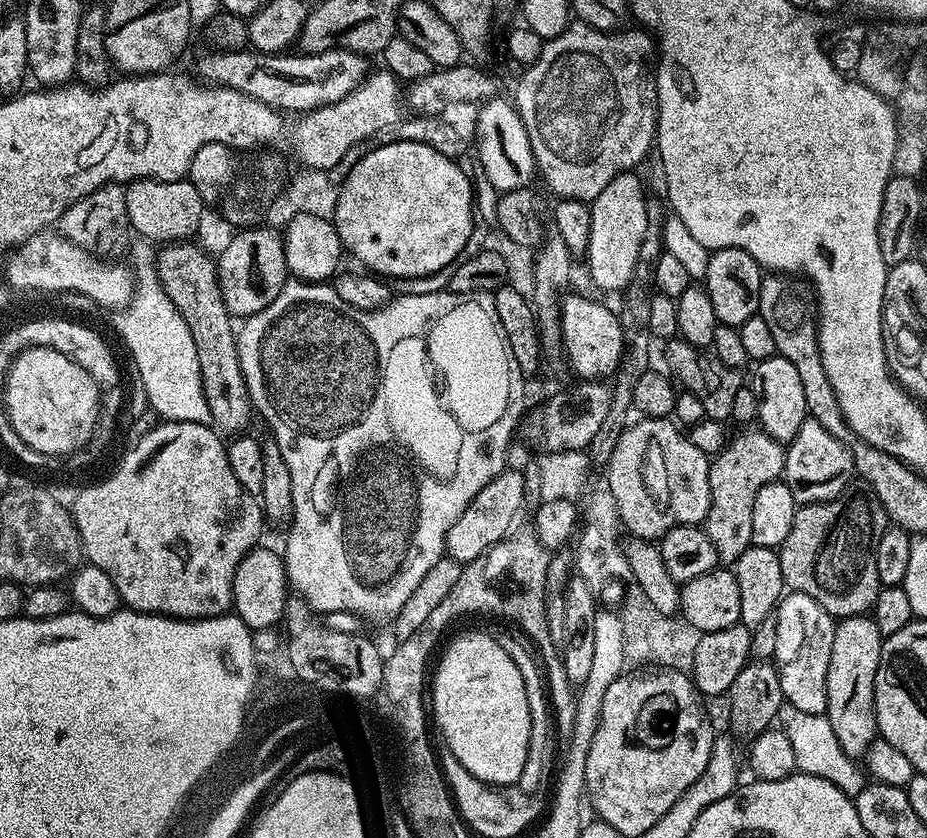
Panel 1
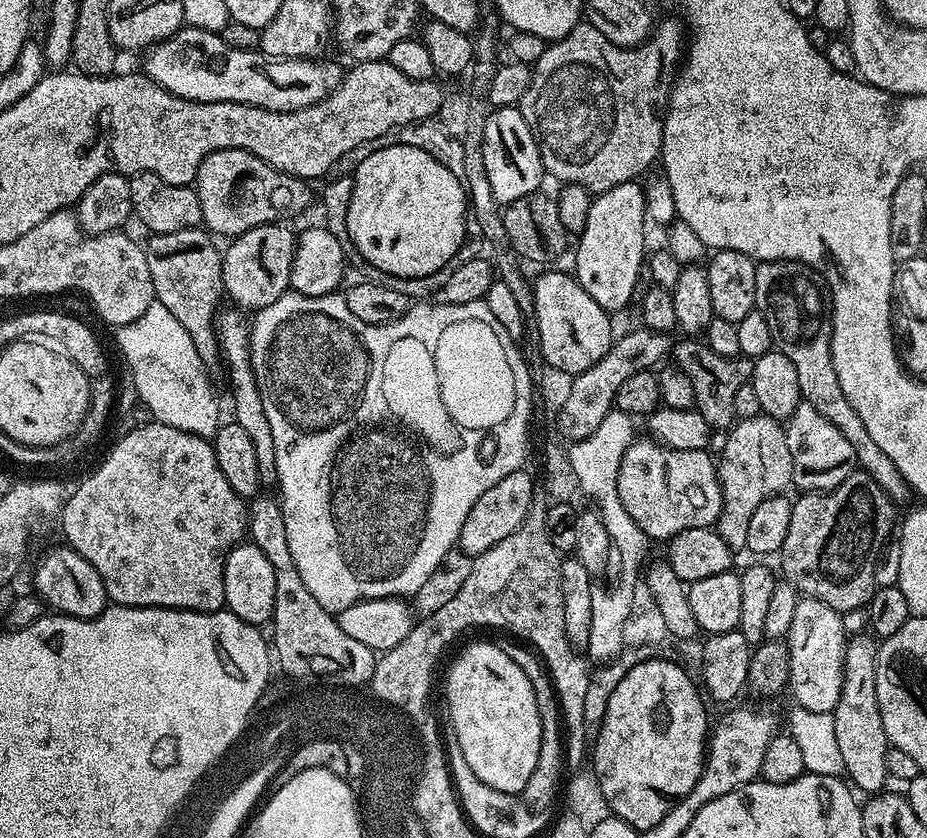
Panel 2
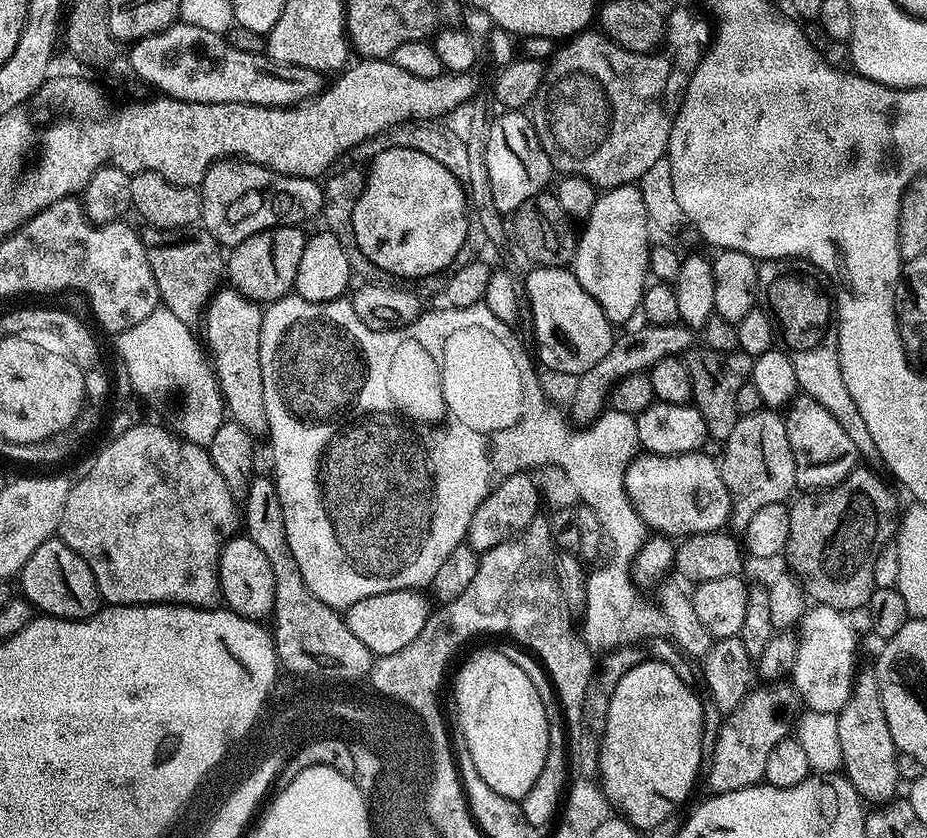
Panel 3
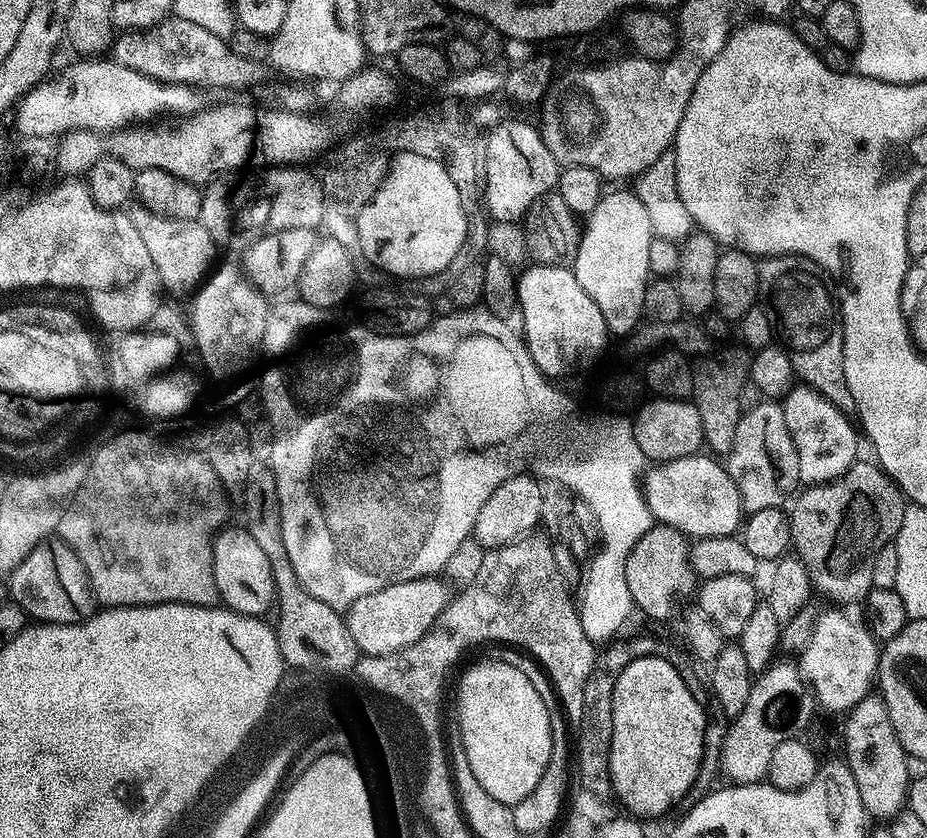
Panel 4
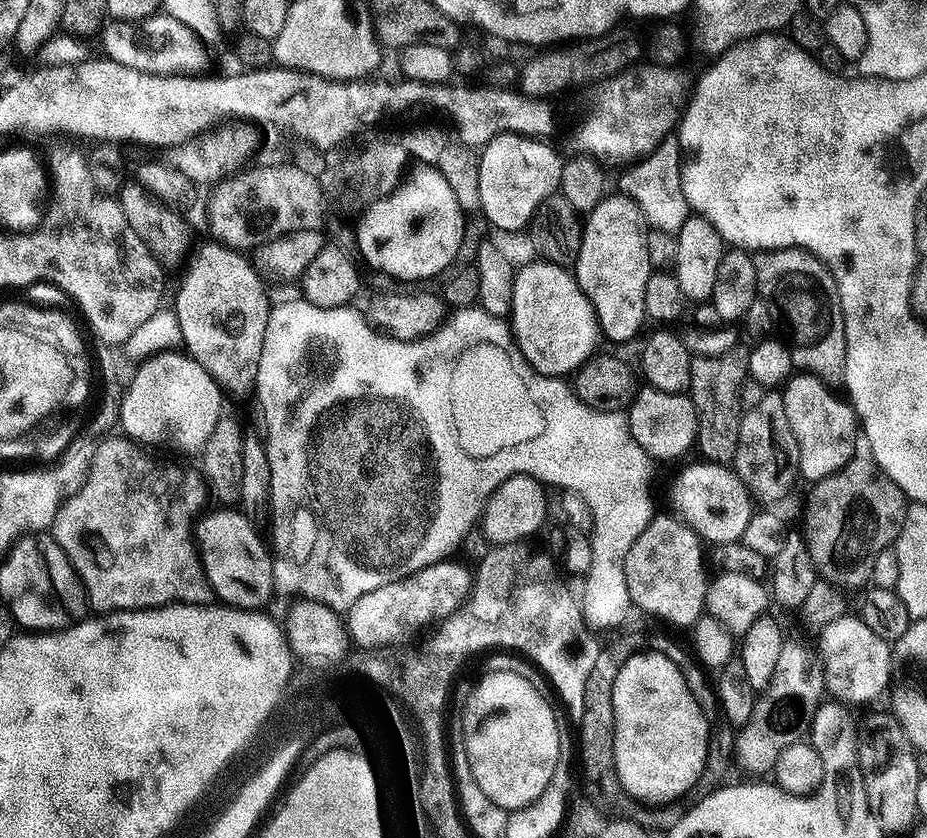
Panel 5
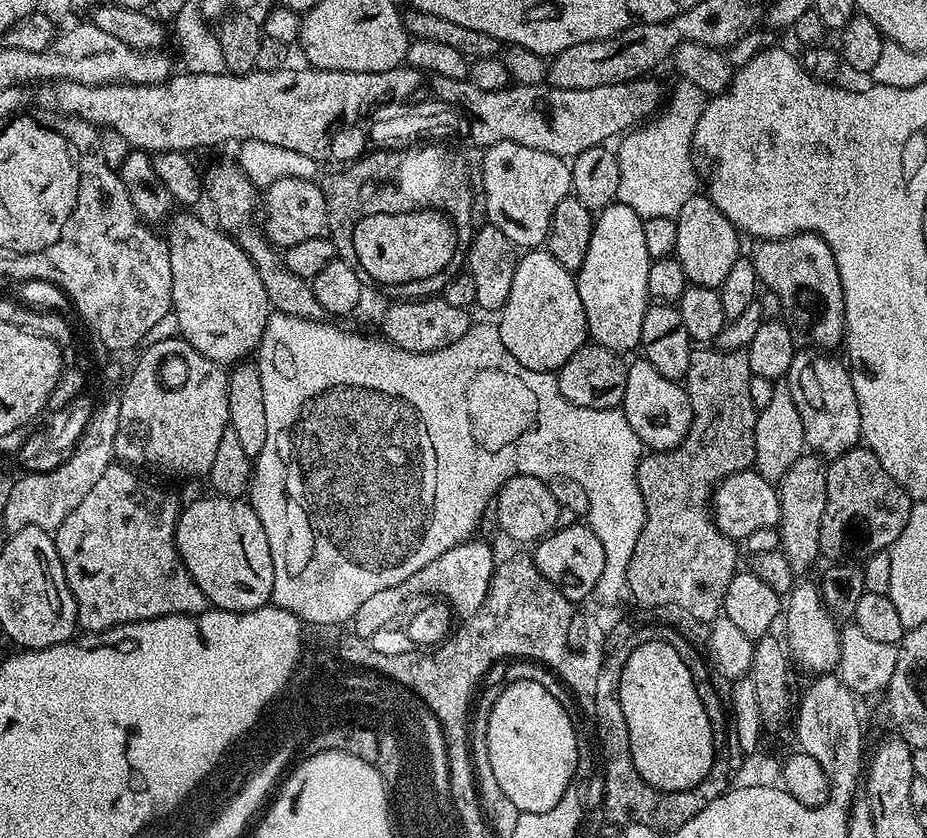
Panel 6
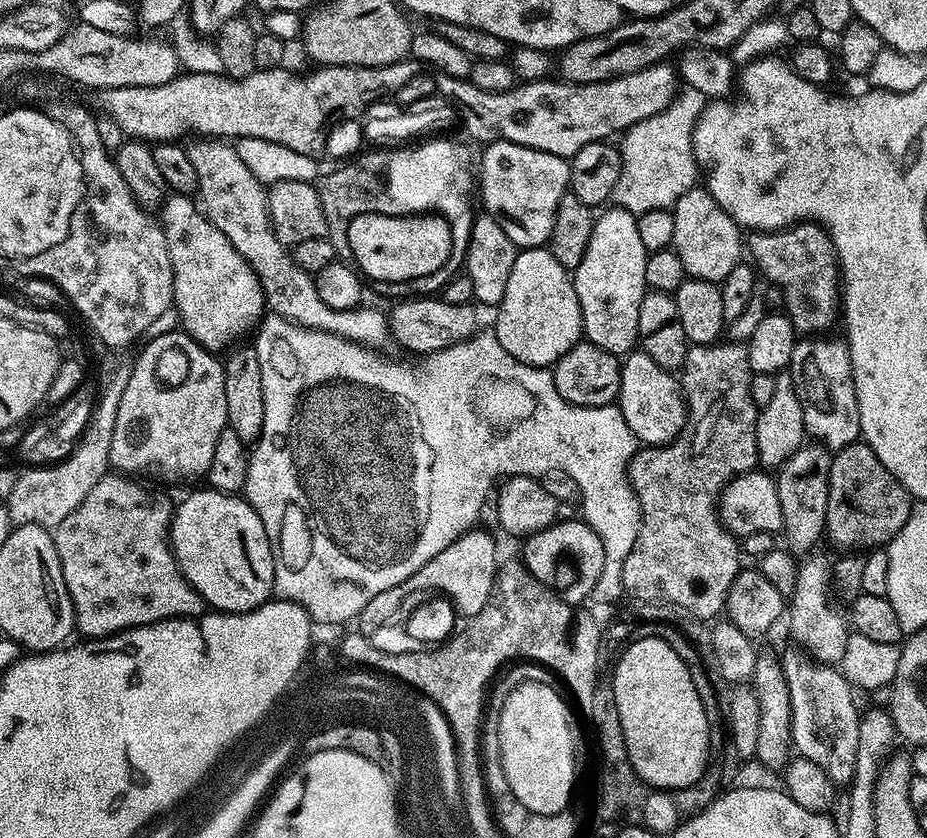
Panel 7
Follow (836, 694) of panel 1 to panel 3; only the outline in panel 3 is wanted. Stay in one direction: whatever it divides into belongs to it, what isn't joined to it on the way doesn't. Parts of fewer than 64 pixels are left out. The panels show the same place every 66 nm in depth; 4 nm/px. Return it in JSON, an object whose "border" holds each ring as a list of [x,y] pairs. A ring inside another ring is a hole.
{"border":[[[875,675],[862,676],[855,681],[852,696],[836,717],[844,763],[842,772],[860,795],[861,801],[869,805],[872,803],[872,806],[884,806],[897,795],[896,787],[902,784],[900,761],[894,739],[891,738],[887,726]]]}

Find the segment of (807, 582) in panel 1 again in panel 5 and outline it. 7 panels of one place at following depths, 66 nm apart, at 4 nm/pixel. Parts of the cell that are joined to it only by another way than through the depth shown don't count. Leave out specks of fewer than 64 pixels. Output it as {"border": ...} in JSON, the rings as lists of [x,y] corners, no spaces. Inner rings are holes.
{"border":[[[868,454],[853,456],[842,470],[815,481],[811,488],[804,535],[817,573],[845,590],[867,585],[874,558],[895,545],[906,522],[908,497]]]}

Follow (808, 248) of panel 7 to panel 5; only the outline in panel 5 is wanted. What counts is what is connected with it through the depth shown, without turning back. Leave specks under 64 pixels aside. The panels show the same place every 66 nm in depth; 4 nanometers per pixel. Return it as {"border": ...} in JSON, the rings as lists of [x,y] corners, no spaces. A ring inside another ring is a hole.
{"border":[[[797,247],[756,250],[752,252],[752,261],[754,274],[758,274],[759,295],[771,303],[783,323],[788,323],[787,339],[795,345],[793,369],[813,372],[829,382],[843,381],[846,330],[840,291],[831,270],[813,252]]]}

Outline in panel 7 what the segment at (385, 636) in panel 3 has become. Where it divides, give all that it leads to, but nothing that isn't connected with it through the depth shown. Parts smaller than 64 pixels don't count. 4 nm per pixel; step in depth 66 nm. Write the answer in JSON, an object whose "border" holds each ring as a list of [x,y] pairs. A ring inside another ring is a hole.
{"border":[[[469,530],[460,536],[450,546],[446,546],[426,566],[422,566],[410,578],[406,578],[398,586],[390,586],[390,590],[382,590],[375,598],[370,598],[358,617],[359,631],[369,634],[383,624],[391,624],[397,619],[396,611],[404,604],[407,596],[415,592],[424,592],[427,588],[436,594],[443,594],[455,605],[461,617],[474,618],[479,614],[492,596],[496,586],[498,559],[496,560],[496,540],[488,532]]]}

